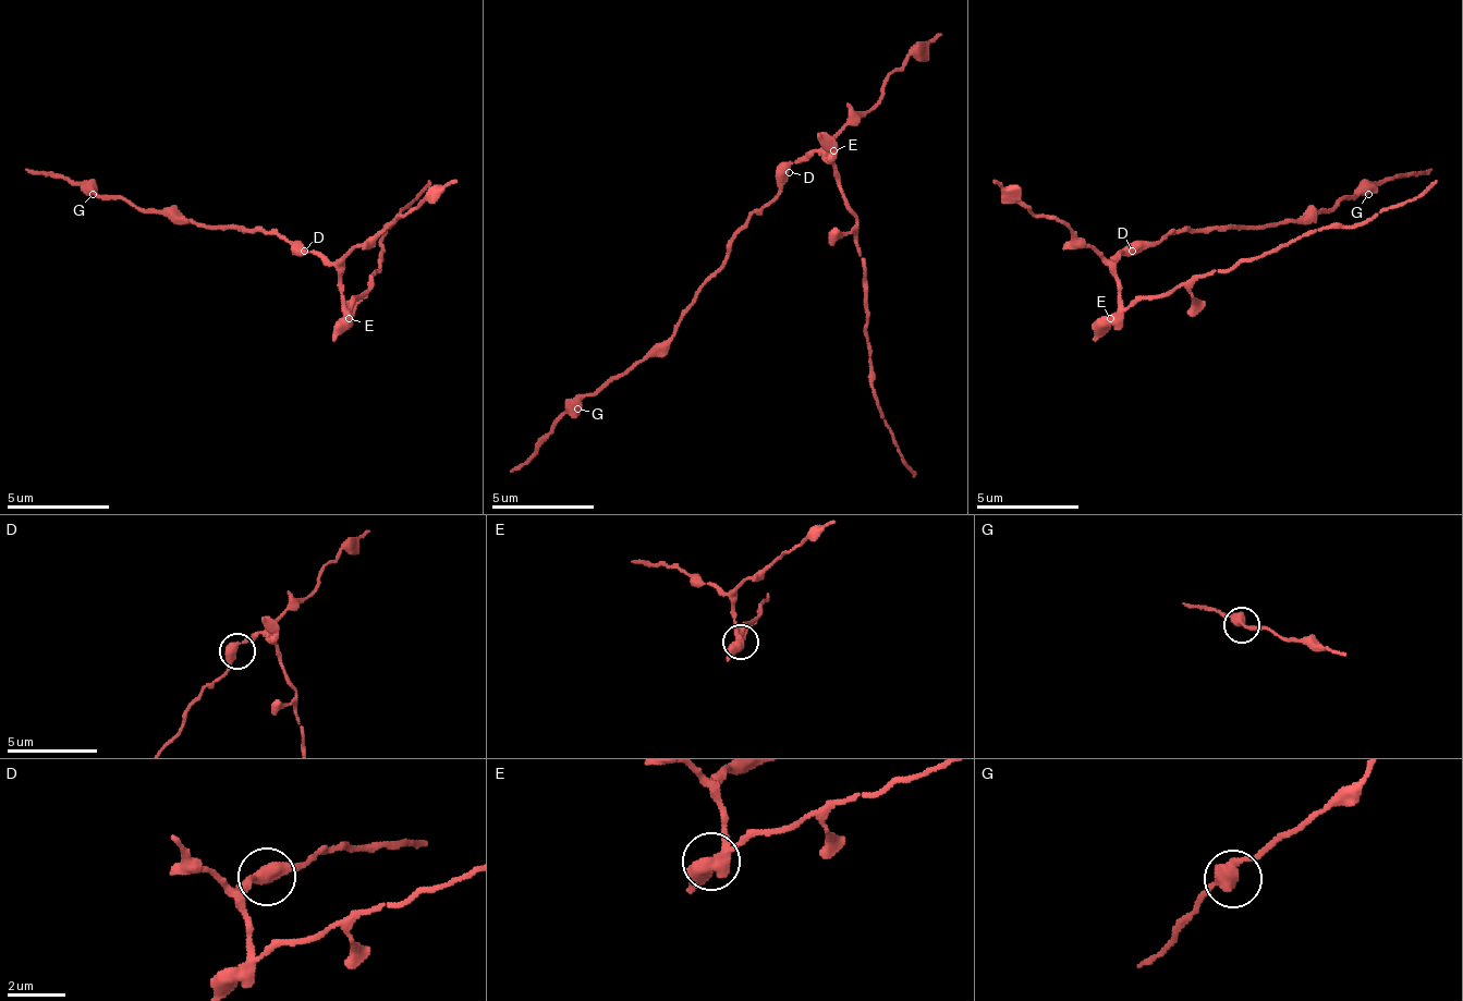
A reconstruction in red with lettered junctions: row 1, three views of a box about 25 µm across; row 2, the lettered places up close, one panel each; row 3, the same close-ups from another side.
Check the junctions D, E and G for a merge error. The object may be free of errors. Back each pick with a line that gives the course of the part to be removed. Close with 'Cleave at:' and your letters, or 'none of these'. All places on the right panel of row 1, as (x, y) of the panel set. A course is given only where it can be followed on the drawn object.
E: Course of the part to remove: (1111, 317), (1317, 230), (1353, 230), (1435, 179)
Cleave at: E

